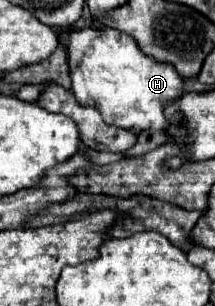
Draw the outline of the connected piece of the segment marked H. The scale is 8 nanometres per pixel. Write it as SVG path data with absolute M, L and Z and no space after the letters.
M90 27L90 29L74 29L74 35L60 35L60 41L70 51L70 77L76 99L82 105L96 107L106 123L114 123L126 129L138 129L136 133L140 133L142 129L160 131L170 127L170 123L174 125L182 121L182 113L166 117L164 111L170 103L178 101L184 95L186 79L182 79L182 75L170 63L160 63L154 57L146 55L130 35L110 27L96 27L96 29Z

